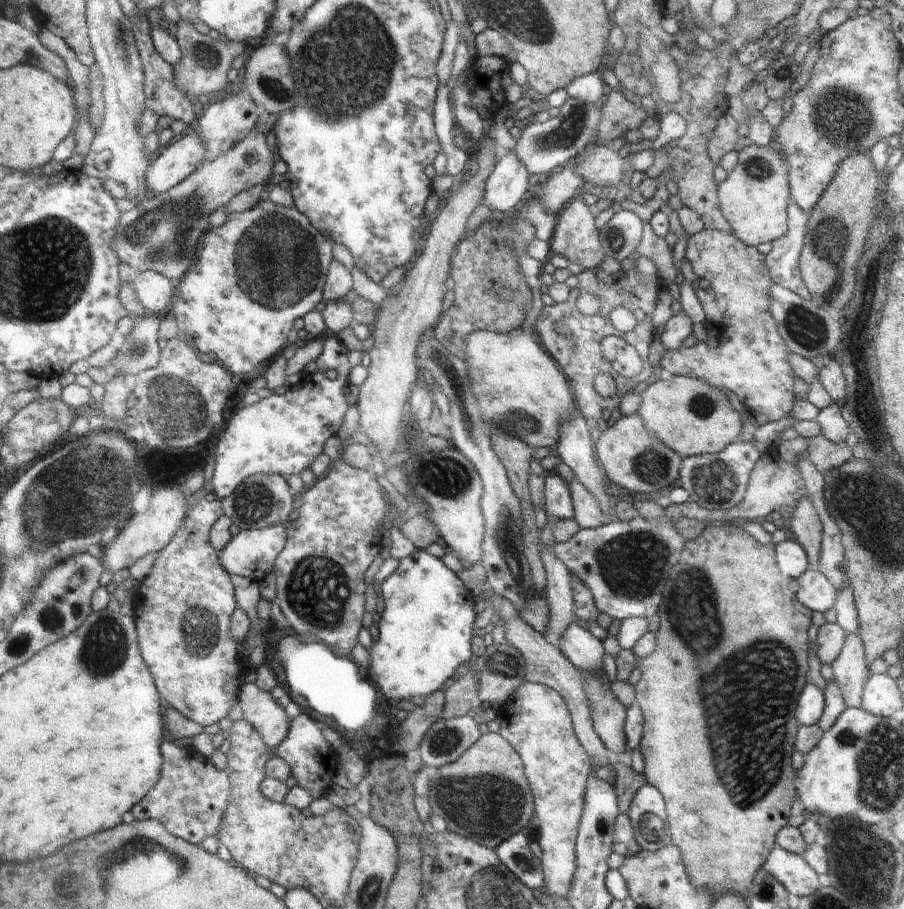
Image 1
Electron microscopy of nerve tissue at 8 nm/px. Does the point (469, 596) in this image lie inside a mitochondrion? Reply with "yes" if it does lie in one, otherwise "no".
no

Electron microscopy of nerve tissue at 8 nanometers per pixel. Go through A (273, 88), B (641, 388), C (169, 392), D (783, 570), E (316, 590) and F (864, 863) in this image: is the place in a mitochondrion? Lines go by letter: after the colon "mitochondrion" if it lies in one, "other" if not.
A: mitochondrion
B: other
C: mitochondrion
D: other
E: mitochondrion
F: mitochondrion

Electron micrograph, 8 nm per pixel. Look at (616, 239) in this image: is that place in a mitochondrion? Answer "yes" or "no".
yes

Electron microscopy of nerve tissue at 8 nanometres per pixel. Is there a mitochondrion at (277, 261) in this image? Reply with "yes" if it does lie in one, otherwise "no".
yes

